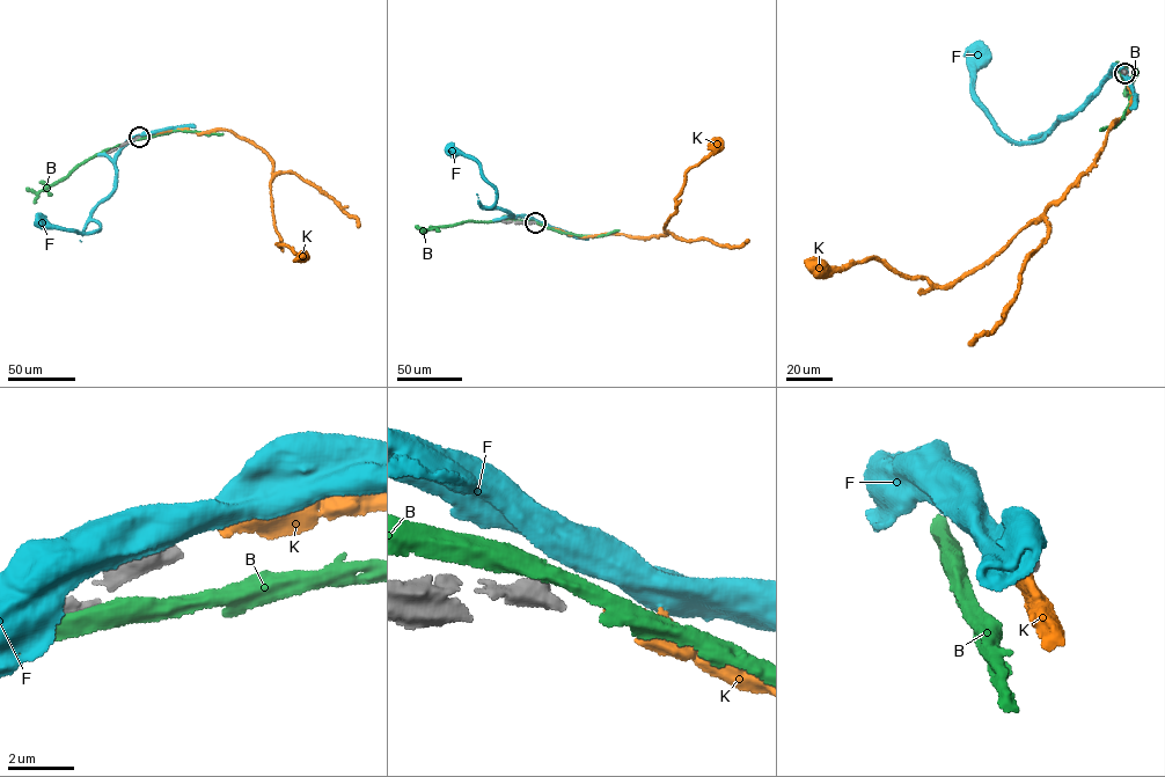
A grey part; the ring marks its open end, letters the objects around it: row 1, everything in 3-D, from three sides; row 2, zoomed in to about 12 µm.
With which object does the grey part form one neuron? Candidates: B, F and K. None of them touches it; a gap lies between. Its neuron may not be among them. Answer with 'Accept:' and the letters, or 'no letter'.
Accept: K

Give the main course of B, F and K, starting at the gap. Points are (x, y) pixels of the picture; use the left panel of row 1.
B: (139, 138), (90, 158), (36, 192), (26, 188)
F: (139, 136), (117, 155), (112, 190), (92, 215), (100, 224), (97, 232), (83, 234), (39, 220), (42, 225)
K: (140, 136), (227, 130), (263, 148), (273, 165), (271, 207), (280, 239), (276, 244), (303, 256)

